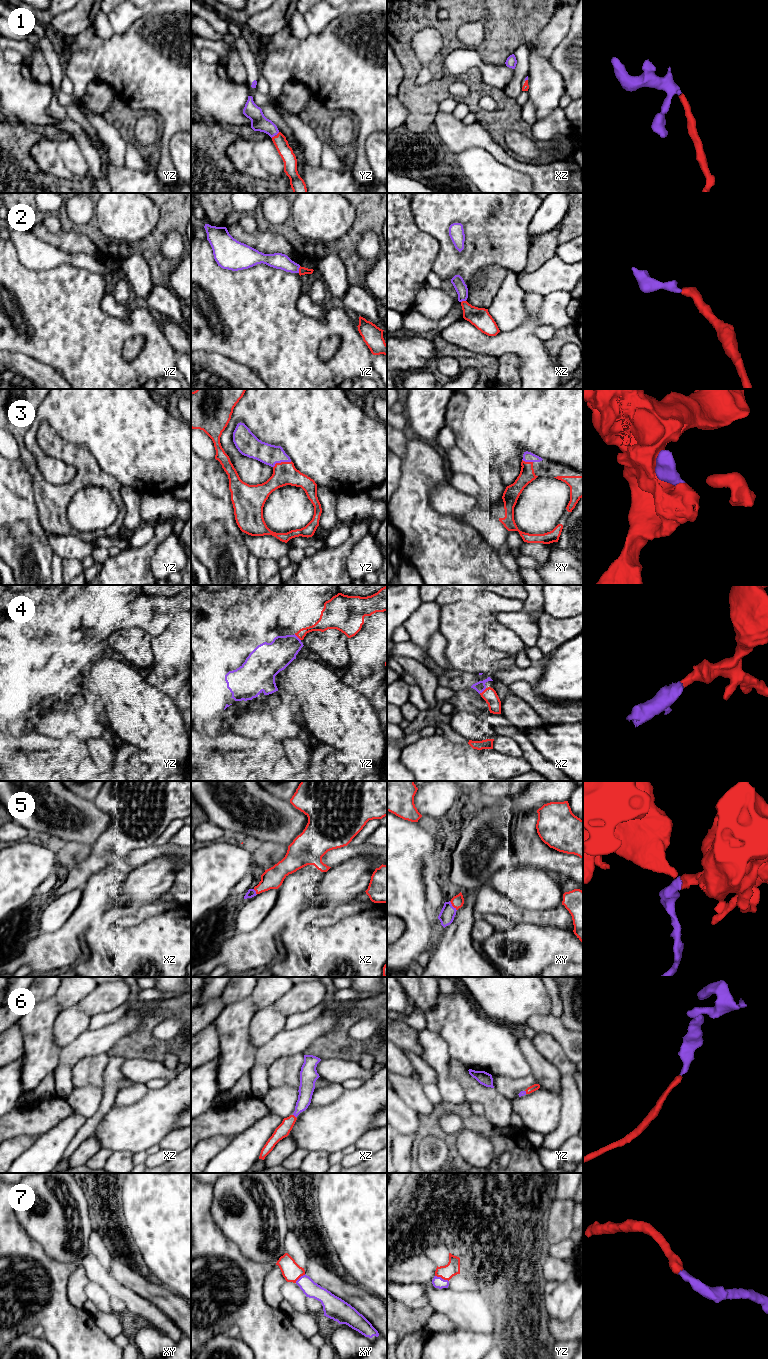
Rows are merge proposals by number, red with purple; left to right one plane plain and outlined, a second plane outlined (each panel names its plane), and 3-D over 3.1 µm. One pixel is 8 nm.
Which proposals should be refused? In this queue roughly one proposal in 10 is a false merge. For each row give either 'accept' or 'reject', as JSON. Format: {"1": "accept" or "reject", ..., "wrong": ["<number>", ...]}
{"1": "accept", "2": "accept", "3": "accept", "4": "accept", "5": "accept", "6": "accept", "7": "accept", "wrong": []}

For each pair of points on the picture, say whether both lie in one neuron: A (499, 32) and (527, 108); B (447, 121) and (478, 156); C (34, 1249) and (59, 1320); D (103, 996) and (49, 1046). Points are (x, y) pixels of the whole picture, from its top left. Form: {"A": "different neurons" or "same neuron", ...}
{"A": "different neurons", "B": "different neurons", "C": "same neuron", "D": "same neuron"}

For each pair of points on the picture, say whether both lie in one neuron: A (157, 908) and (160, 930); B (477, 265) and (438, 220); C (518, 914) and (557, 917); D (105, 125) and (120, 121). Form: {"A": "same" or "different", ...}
{"A": "different", "B": "same", "C": "same", "D": "different"}

